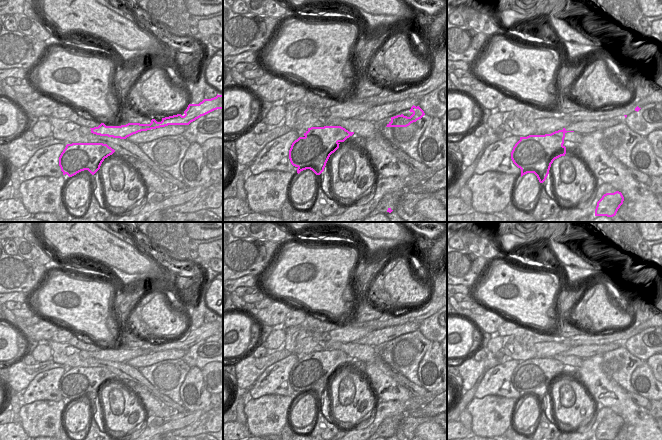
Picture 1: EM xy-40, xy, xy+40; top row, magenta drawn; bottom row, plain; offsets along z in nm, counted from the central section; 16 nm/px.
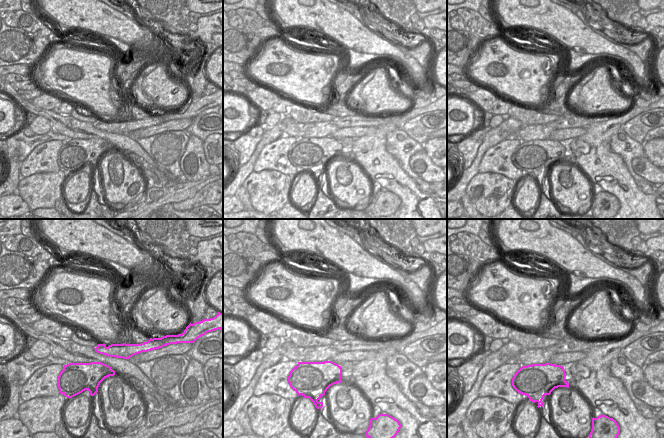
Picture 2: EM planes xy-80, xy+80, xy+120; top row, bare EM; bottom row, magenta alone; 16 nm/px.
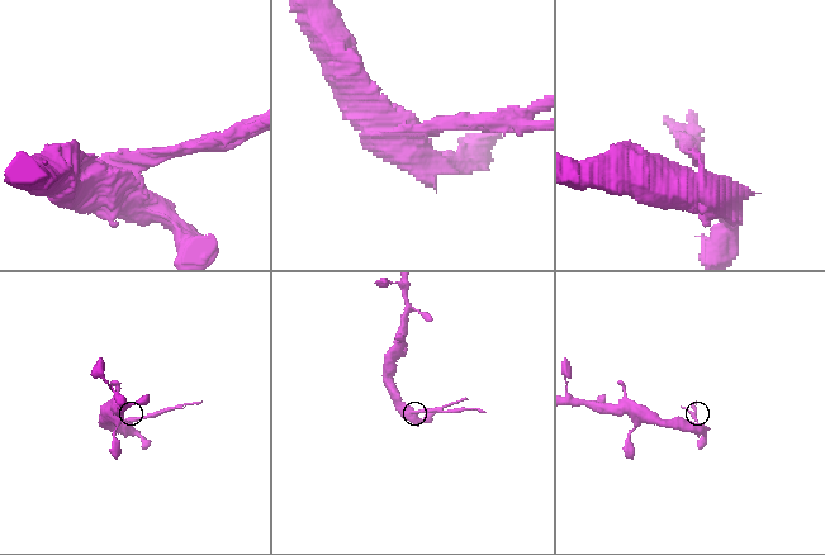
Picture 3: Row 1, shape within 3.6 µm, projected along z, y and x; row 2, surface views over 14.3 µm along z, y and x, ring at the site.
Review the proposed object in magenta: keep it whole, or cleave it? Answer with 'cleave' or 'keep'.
cleave

